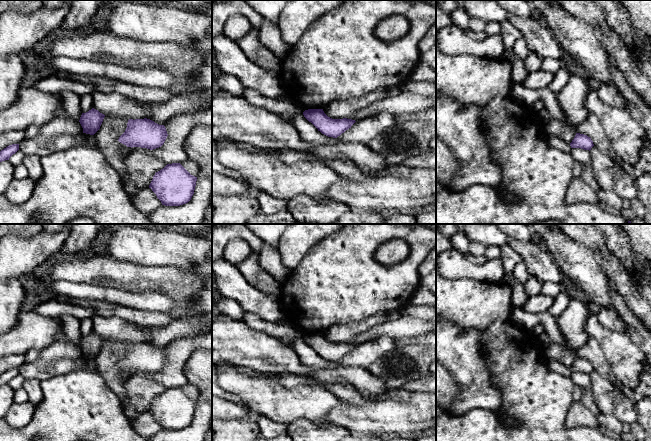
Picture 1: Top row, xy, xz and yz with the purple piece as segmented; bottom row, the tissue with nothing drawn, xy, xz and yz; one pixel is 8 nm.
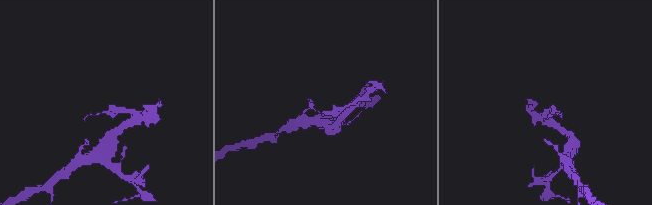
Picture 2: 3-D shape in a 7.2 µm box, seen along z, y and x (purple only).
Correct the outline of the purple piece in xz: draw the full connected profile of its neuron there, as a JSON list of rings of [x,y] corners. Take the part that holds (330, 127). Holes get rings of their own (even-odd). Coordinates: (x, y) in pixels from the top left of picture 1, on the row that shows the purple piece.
[[[308,109],[303,112],[304,117],[311,122],[322,134],[337,138],[356,122],[352,119],[332,119],[323,109]]]

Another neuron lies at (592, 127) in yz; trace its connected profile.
[[[590,113],[581,124],[575,127],[575,129],[577,133],[590,137],[595,147],[609,155],[613,161],[622,166],[624,161],[612,149],[602,124],[596,115]]]

